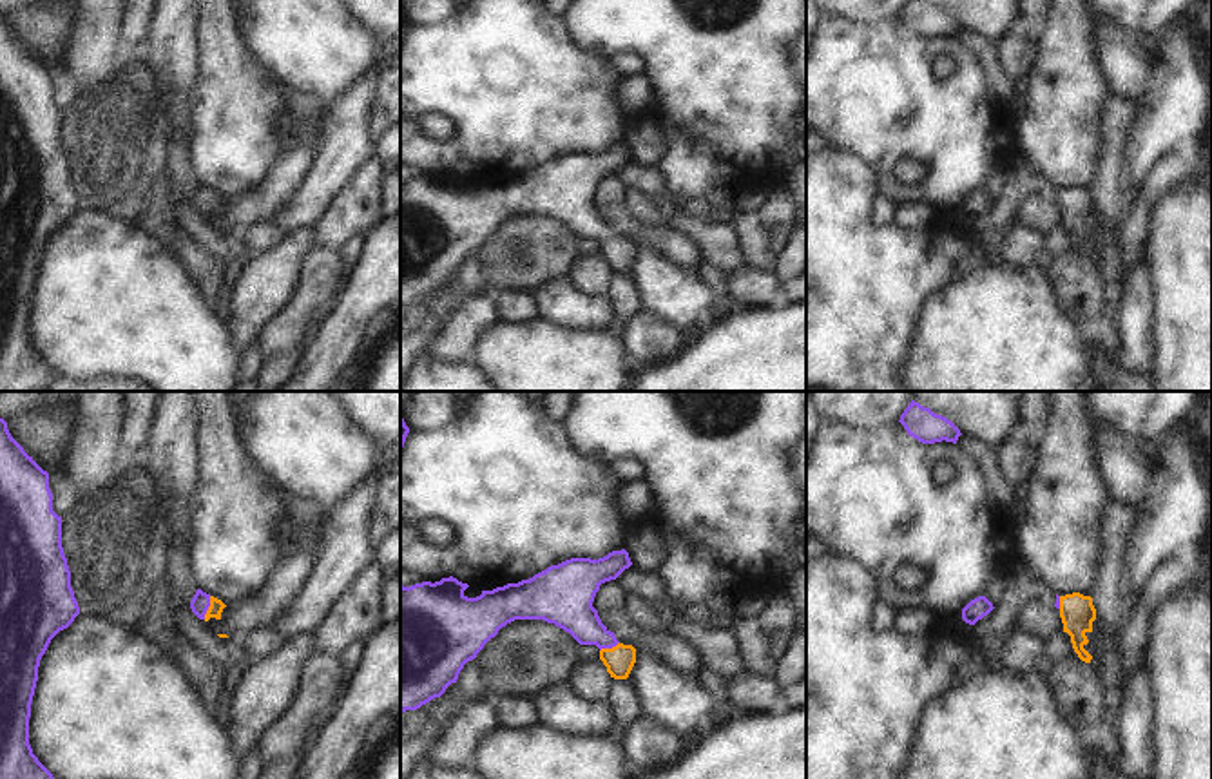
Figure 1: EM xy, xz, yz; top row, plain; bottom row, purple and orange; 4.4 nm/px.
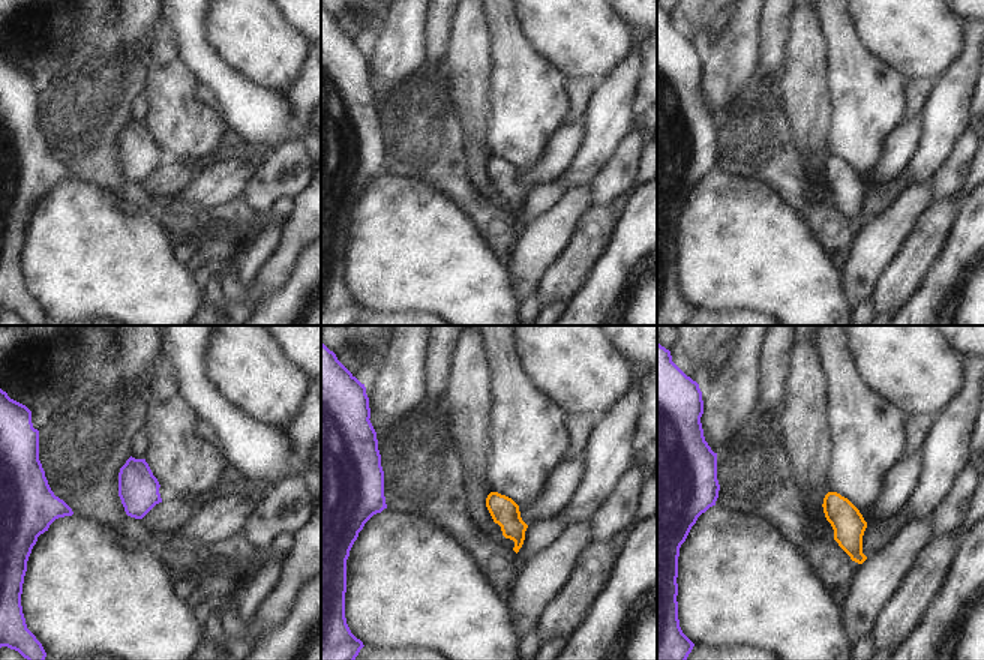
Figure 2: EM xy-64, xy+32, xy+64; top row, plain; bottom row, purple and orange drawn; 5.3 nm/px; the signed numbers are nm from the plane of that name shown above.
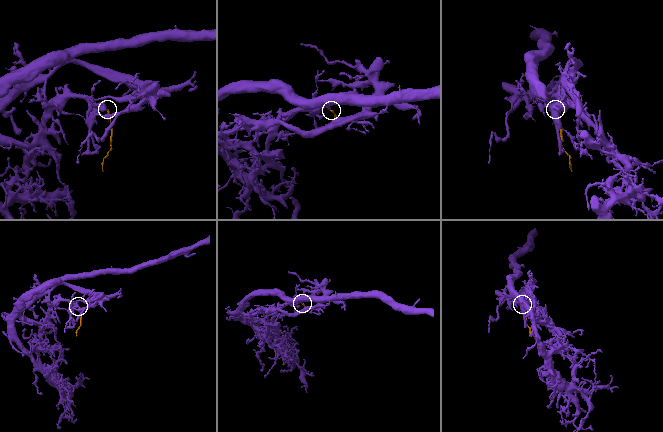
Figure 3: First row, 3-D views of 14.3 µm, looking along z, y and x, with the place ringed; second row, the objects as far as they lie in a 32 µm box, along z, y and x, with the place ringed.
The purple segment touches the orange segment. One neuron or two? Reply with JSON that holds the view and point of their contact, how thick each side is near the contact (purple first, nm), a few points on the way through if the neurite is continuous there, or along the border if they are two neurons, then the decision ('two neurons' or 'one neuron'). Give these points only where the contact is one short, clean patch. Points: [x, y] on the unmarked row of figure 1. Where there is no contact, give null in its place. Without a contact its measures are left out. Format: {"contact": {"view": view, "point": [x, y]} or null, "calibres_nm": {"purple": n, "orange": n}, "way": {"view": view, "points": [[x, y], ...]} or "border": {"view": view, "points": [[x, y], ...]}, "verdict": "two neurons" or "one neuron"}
{"contact": {"view": "xy", "point": [209, 200]}, "calibres_nm": {"purple": 90, "orange": 70}, "way": {"view": "xy", "points": [[200, 198], [209, 200], [216, 201]]}, "verdict": "one neuron"}

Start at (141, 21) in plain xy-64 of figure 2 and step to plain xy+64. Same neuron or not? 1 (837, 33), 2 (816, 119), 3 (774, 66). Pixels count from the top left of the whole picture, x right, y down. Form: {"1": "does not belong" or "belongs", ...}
{"1": "does not belong", "2": "belongs", "3": "does not belong"}

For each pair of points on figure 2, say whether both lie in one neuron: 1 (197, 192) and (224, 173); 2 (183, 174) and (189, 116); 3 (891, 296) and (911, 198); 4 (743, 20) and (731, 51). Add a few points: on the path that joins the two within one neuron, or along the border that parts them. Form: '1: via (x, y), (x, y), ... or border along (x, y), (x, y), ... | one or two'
1: via (203, 191), (218, 179) | one
2: border along (177, 159), (180, 162) | two
3: border along (920, 215), (881, 273) | two
4: via (743, 27), (738, 44) | one

